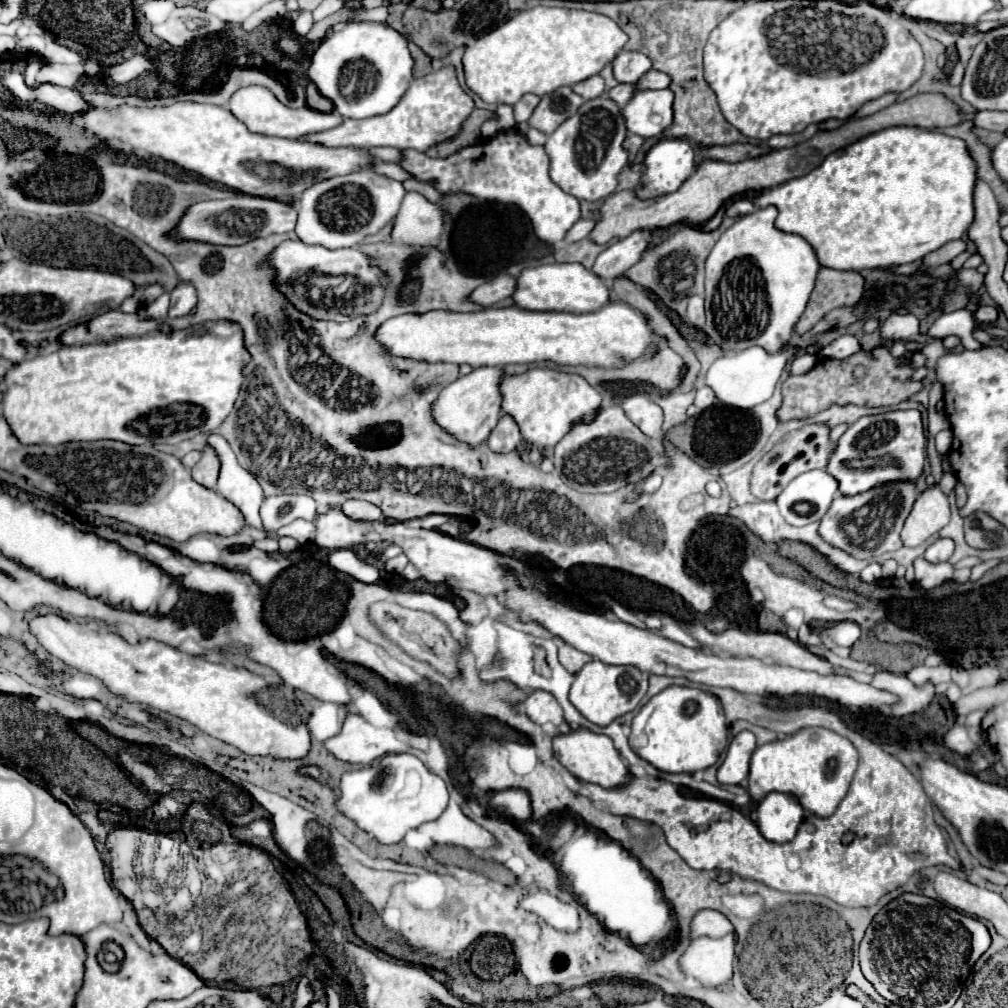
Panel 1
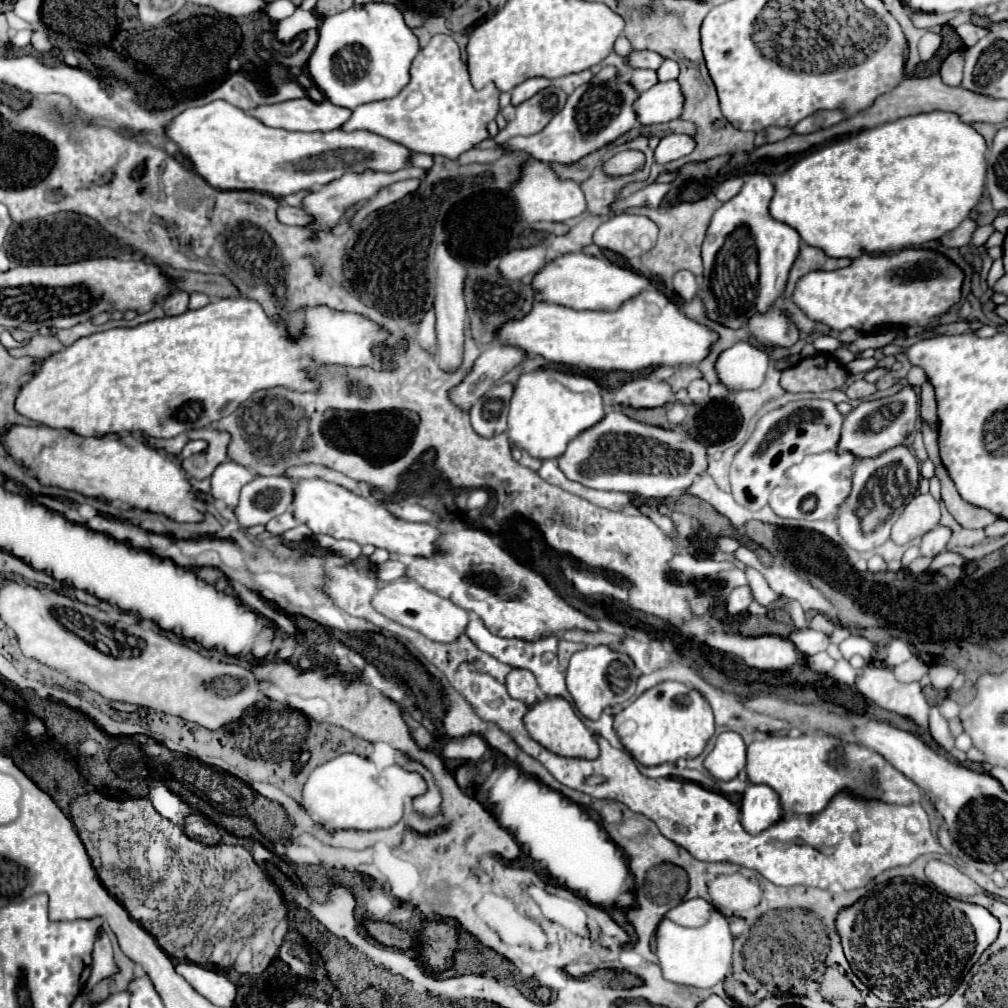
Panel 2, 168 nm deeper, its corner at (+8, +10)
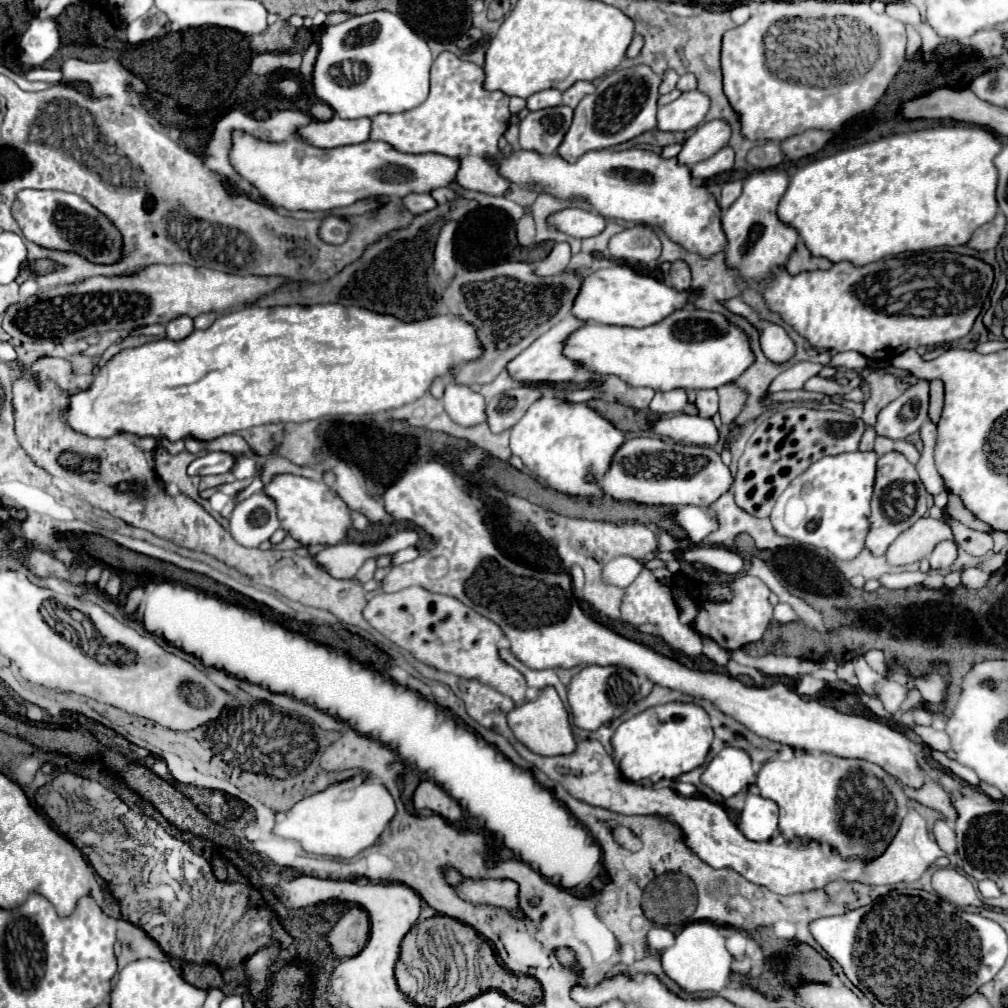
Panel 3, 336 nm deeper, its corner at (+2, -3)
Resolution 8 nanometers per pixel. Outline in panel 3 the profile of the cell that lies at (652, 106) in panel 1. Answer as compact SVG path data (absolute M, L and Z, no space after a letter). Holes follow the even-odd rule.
M698 90L684 92L674 102L658 108L658 130L662 132L688 132L702 124L706 112L708 112L708 96L700 94Z

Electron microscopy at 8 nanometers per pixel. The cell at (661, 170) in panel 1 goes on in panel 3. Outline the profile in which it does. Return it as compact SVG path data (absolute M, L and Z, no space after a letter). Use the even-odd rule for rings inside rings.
M720 120L706 122L694 130L694 134L682 144L678 162L684 166L694 166L702 160L708 160L718 150L726 146L730 138L730 126Z

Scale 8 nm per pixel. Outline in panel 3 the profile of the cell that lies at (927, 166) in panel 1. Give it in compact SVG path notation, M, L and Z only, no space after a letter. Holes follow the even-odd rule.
M936 126L894 134L876 142L842 150L828 158L812 160L798 168L778 206L778 218L798 230L808 250L830 262L866 266L902 252L952 248L966 244L976 228L990 222L996 212L998 170L992 164L1000 142L980 126Z

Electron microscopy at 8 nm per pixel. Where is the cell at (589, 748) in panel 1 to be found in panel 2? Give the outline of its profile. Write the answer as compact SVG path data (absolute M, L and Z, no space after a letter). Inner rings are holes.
M546 697L546 699L536 701L534 705L528 707L522 721L528 735L556 755L582 757L582 759L598 757L598 743L594 739L594 733L586 729L586 725L580 721L580 717L574 713L574 709L564 697Z

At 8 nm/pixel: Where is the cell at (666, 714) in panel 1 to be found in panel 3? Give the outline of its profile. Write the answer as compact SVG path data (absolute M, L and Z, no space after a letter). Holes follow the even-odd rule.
M670 702L646 708L644 712L622 722L614 736L614 762L632 782L650 786L662 778L678 778L704 764L714 732L706 710L694 702Z

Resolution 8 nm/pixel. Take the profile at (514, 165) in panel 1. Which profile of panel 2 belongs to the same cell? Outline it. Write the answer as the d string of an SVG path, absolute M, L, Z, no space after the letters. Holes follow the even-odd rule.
M530 159L522 167L522 177L514 185L514 195L518 197L520 209L524 213L526 223L534 221L556 221L564 223L572 217L578 217L586 211L586 199L578 183L574 181L562 181L554 175L554 171L546 163L538 163L536 159Z

